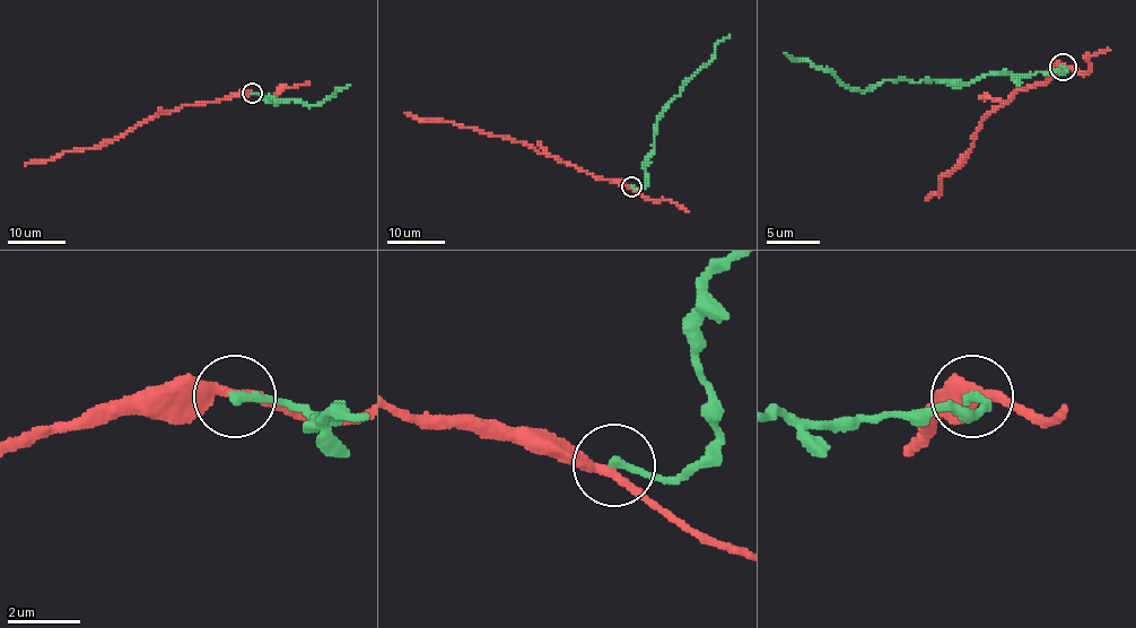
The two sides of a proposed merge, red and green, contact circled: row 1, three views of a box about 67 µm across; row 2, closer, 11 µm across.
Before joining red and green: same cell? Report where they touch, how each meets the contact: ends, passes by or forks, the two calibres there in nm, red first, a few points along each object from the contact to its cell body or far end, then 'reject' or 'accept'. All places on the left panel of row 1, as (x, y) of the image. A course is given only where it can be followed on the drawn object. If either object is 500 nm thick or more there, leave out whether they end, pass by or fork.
place (252, 93); red passes by; green ends; calibres 240 and 240 nm; course red (252, 93), (159, 113), (94, 148), (62, 153), (26, 165); course green (252, 93), (273, 97), (274, 102), (295, 98), (307, 105), (317, 105), (335, 89), (350, 86); reject

